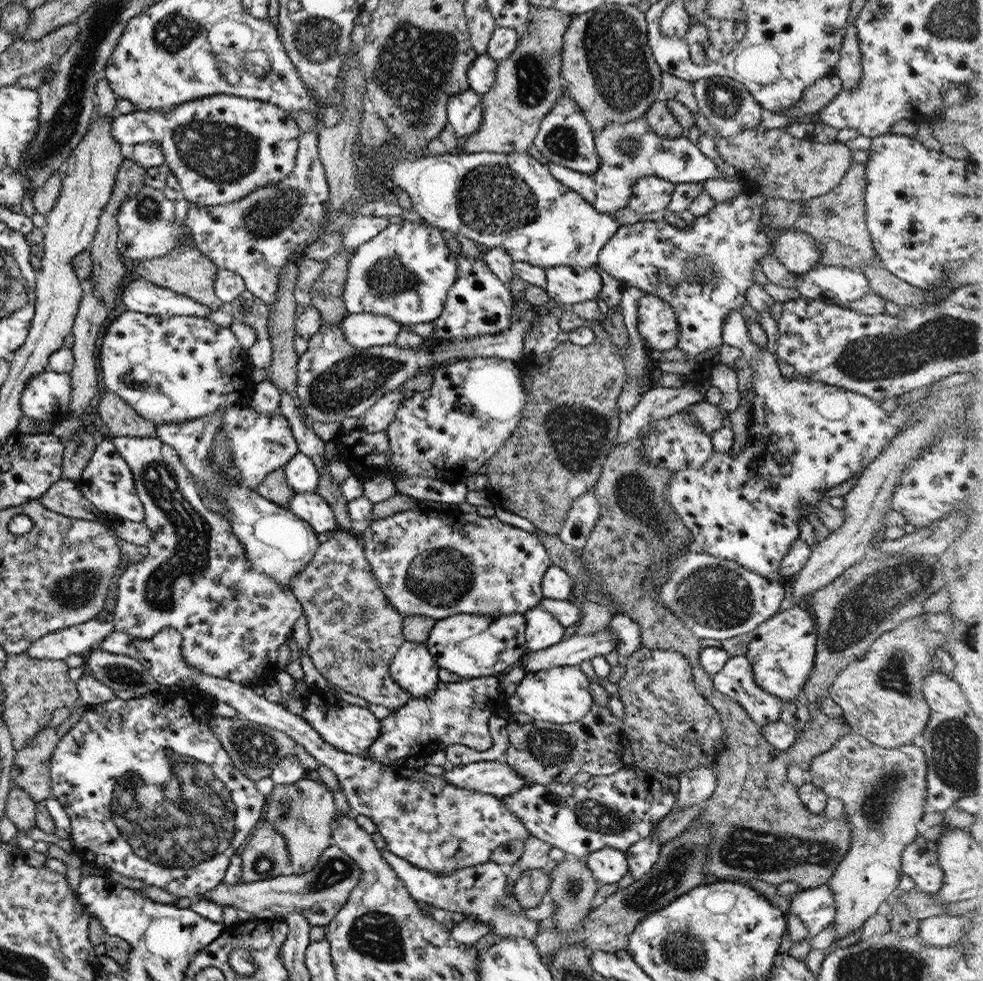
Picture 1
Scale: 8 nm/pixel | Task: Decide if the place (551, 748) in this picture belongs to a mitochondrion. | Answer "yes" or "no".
yes

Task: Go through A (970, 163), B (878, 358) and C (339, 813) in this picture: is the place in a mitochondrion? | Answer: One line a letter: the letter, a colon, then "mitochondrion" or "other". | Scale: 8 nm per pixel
A: other
B: mitochondrion
C: other

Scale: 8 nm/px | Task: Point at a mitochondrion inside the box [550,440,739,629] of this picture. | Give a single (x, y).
(635, 498)

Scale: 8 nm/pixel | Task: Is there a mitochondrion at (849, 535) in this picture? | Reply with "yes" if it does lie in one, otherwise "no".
no

